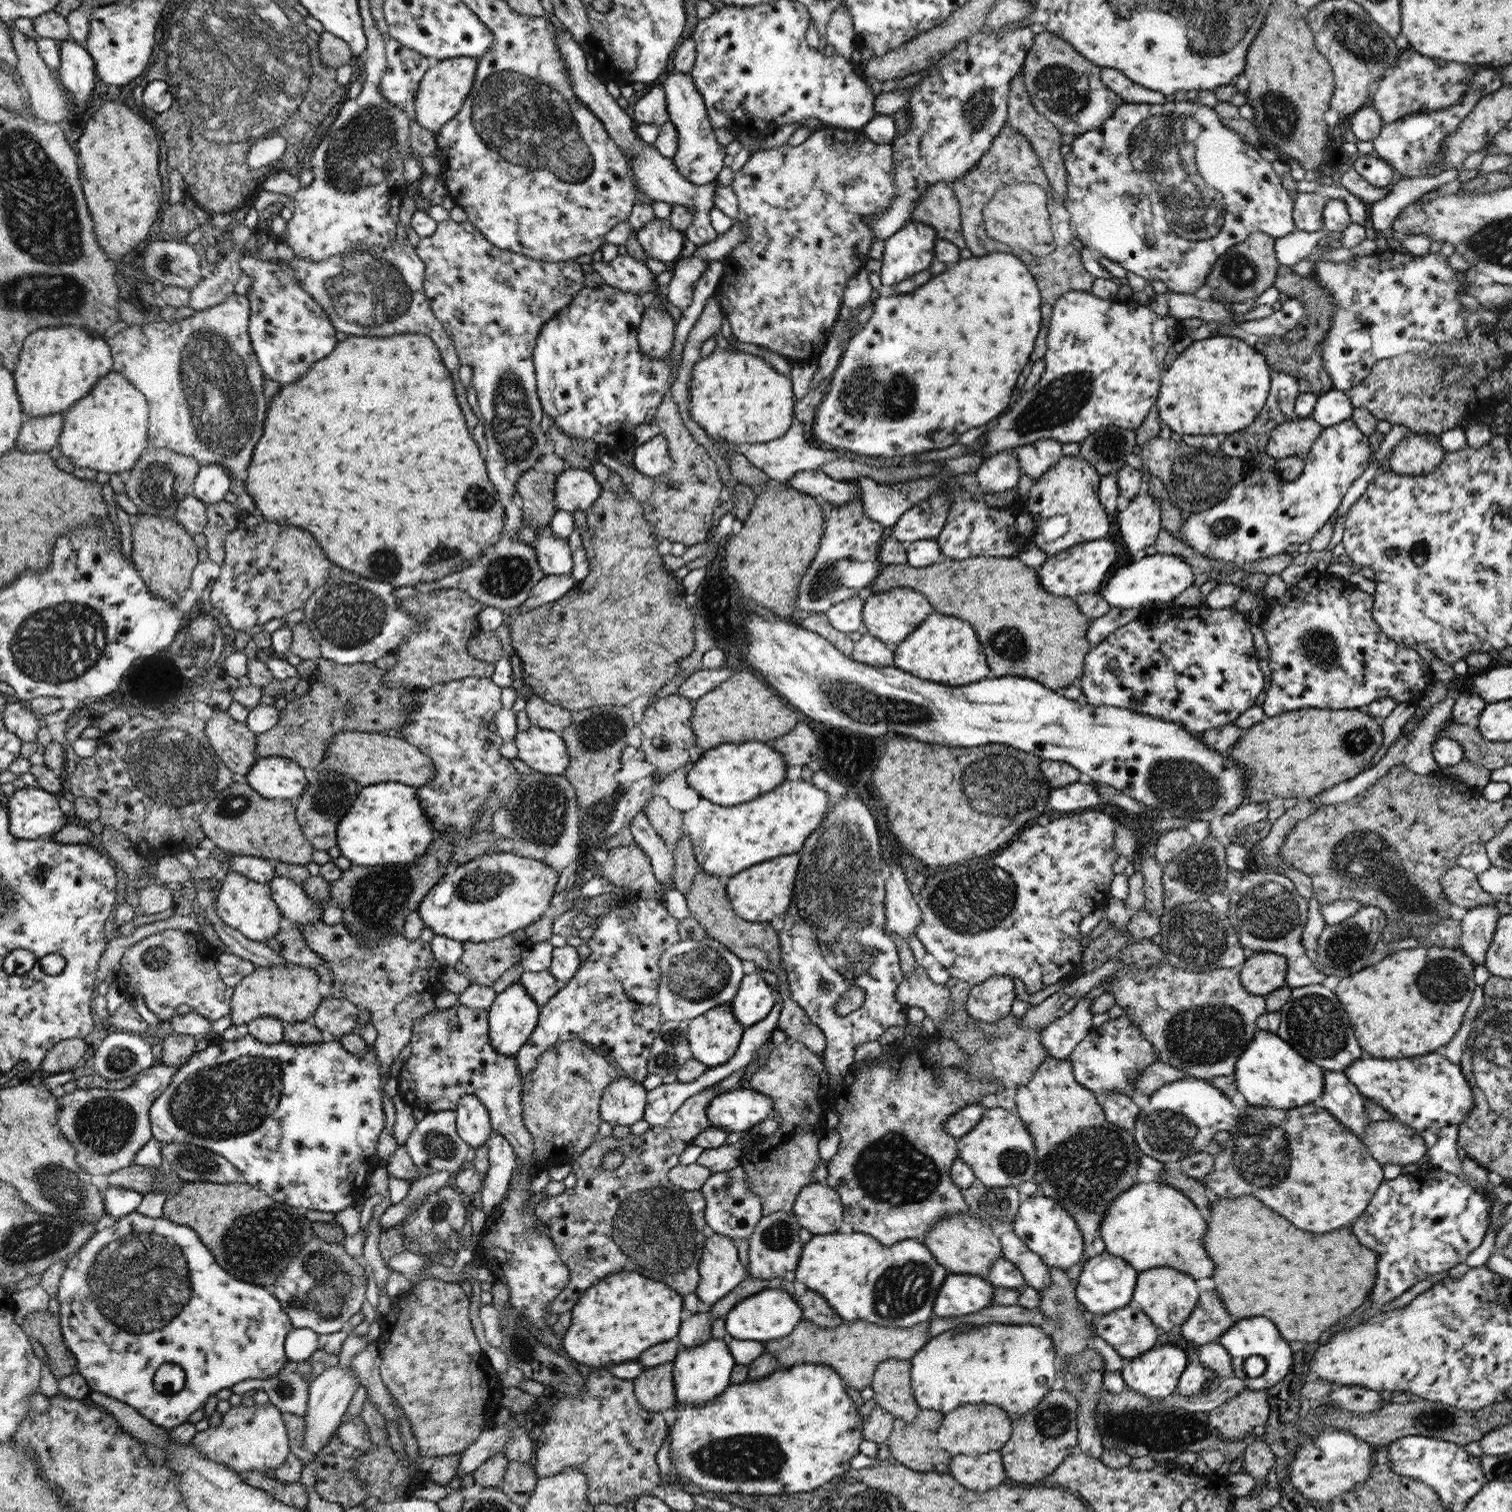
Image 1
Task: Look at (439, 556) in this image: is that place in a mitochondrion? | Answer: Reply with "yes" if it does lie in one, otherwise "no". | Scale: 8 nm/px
yes

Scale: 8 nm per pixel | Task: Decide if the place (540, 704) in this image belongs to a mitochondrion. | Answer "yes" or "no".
no

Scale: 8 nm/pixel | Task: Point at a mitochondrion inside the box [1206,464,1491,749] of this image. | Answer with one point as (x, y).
(1319, 648)

